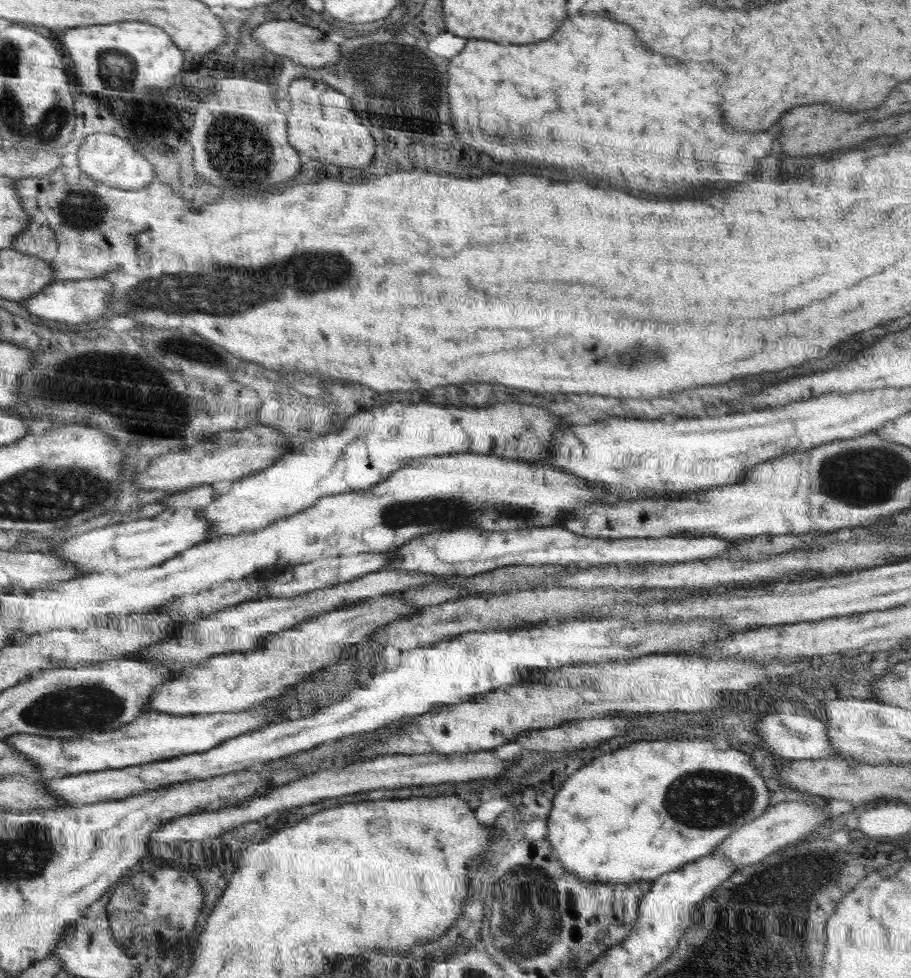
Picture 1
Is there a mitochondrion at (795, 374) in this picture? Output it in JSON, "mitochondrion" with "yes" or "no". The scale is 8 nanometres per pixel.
{"mitochondrion":"no"}

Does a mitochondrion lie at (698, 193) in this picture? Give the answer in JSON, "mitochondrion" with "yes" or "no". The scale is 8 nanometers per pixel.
{"mitochondrion":"no"}

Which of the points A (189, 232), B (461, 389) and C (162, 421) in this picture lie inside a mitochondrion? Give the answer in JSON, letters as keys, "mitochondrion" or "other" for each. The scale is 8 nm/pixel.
{"A":"other","B":"other","C":"other"}

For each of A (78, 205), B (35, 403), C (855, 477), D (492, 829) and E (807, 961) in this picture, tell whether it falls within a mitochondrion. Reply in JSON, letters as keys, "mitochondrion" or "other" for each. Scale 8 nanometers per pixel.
{"A":"mitochondrion","B":"other","C":"mitochondrion","D":"other","E":"mitochondrion"}

